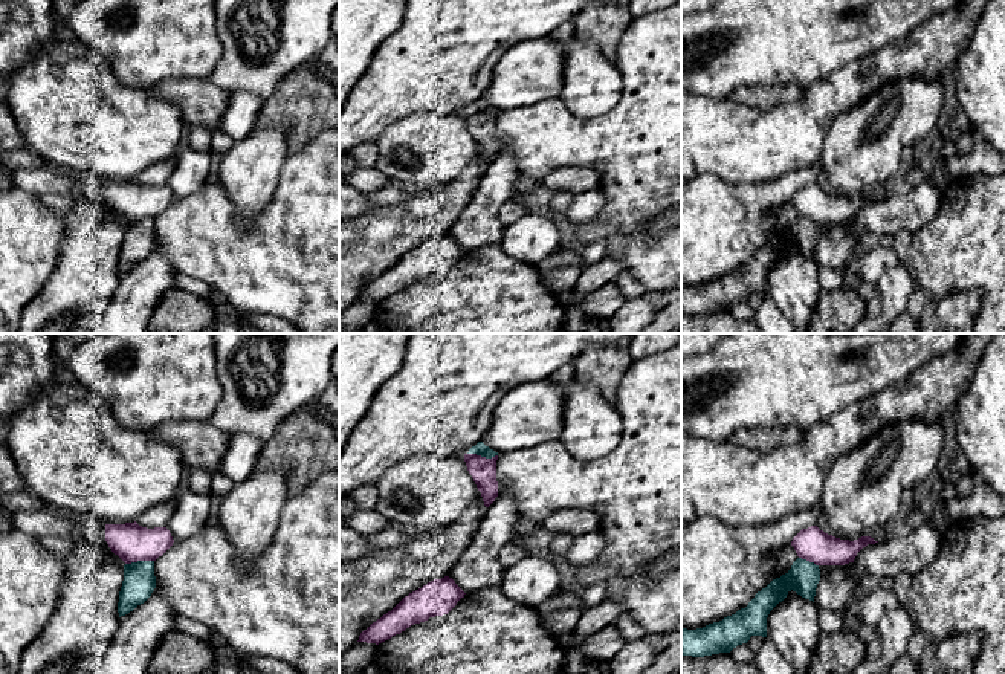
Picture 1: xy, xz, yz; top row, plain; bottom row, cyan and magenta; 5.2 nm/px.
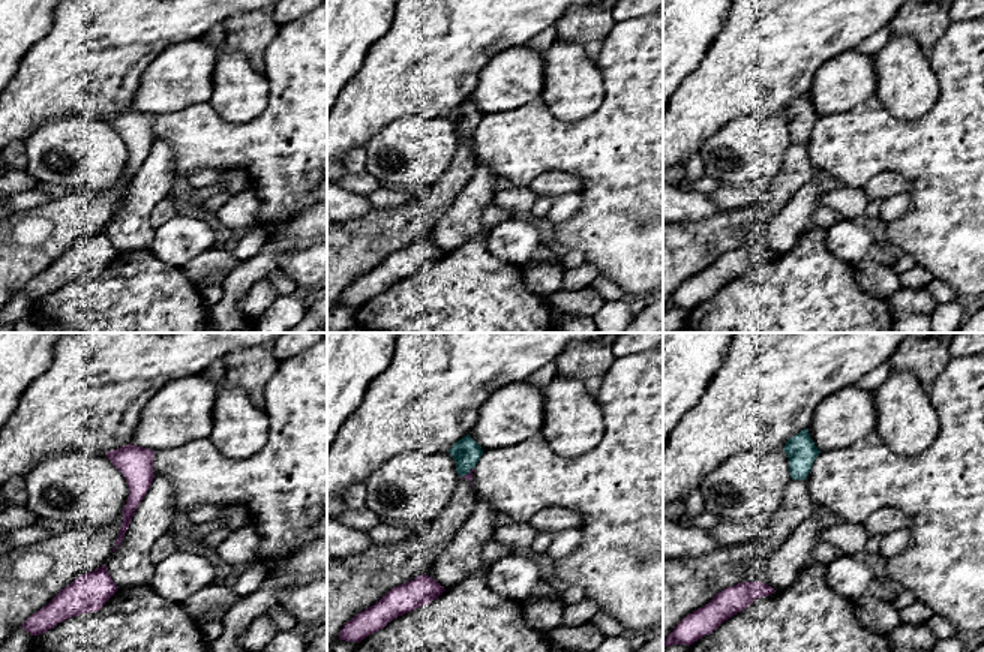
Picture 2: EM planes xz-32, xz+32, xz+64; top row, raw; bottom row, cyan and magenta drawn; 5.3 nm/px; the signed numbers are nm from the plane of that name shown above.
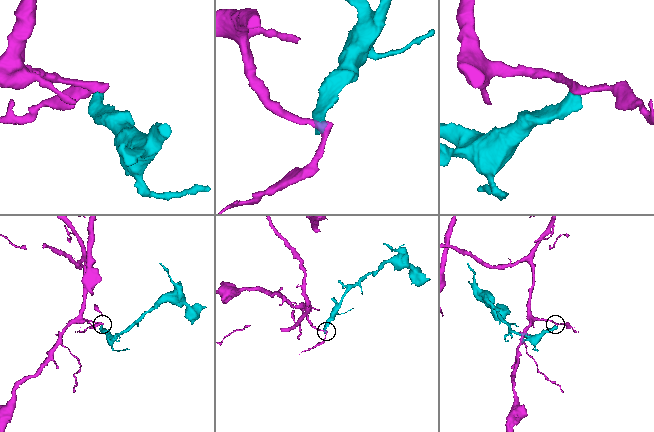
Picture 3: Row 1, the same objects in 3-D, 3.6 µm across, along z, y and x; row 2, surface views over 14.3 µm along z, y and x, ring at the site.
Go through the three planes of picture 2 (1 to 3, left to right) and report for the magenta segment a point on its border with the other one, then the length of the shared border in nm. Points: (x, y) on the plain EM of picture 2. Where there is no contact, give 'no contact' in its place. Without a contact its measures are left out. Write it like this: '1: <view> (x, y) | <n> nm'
1: no contact
2: xz+32 (467, 138) | 90 nm
3: no contact

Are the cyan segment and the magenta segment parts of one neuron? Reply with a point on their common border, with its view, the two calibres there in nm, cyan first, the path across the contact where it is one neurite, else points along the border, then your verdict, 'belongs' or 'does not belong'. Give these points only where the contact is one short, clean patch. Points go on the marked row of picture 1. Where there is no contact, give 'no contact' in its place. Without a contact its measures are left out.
meets cyan in xz at (483, 456); 70 nm thick on the cyan side, 140 nm on the other; border along xz (468, 453), (486, 457), (497, 456); does not belong

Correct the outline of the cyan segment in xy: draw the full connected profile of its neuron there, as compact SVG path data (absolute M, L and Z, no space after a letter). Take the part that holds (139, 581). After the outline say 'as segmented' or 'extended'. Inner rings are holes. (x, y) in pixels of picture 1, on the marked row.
M137 561L124 565L124 581L119 591L119 617L144 604L156 588L154 561Z; as segmented

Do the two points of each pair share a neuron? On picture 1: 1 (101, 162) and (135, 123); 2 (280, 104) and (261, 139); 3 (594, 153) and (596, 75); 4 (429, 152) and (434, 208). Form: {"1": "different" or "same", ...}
{"1": "same", "2": "different", "3": "different", "4": "different"}

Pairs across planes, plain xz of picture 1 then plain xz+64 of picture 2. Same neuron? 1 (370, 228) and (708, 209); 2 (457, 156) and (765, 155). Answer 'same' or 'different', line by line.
1: different
2: same

